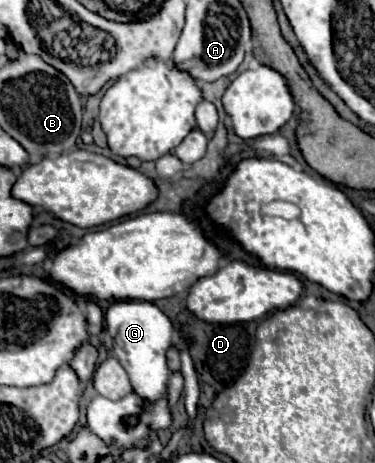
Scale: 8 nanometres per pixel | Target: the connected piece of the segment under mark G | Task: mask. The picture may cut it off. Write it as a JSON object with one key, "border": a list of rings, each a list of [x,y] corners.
{"border":[[[116,300],[106,310],[106,328],[112,336],[114,354],[126,368],[134,392],[148,402],[162,398],[170,376],[170,368],[166,364],[166,350],[172,346],[174,336],[174,326],[170,318],[152,302]]]}

